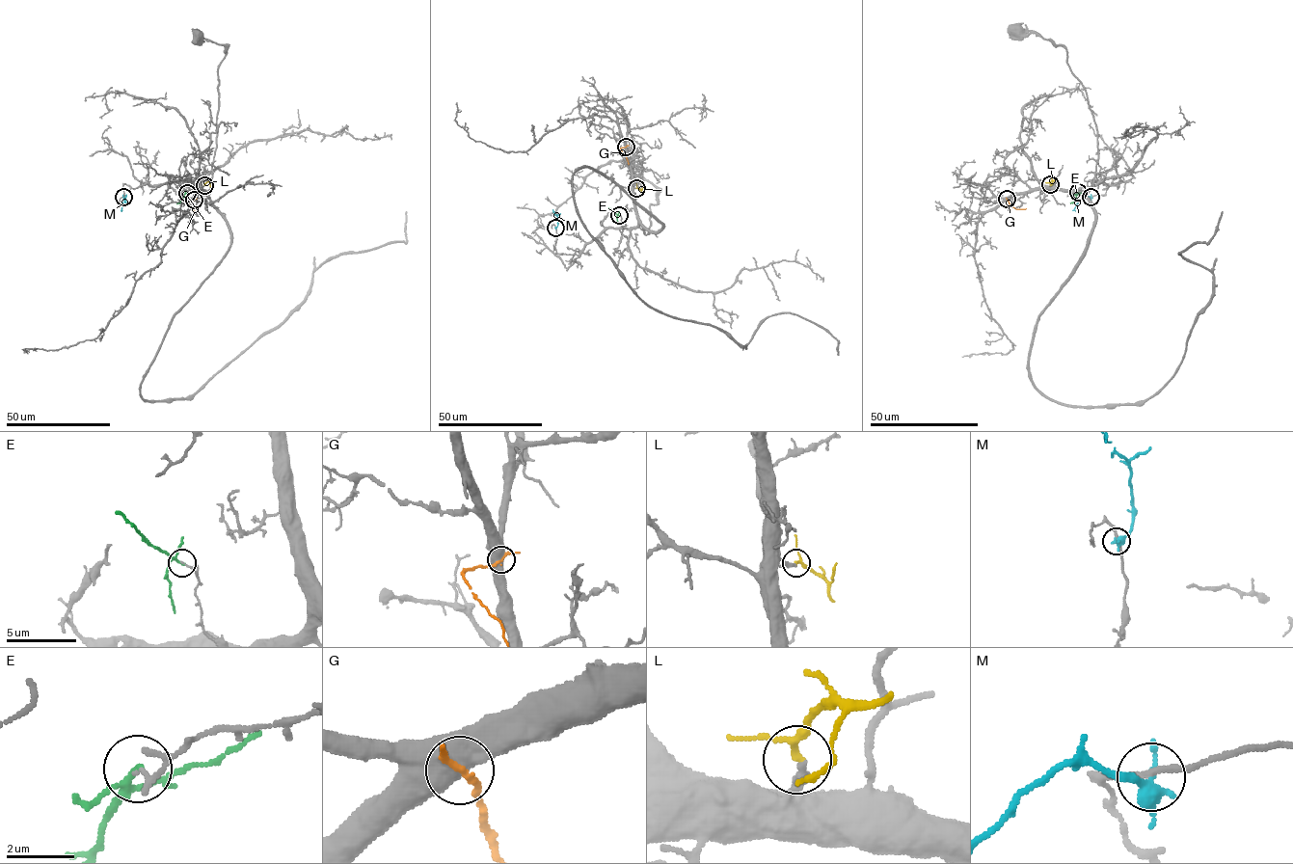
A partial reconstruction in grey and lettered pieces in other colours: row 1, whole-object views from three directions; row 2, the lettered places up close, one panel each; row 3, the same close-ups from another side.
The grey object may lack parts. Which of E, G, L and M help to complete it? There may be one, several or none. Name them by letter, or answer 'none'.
L

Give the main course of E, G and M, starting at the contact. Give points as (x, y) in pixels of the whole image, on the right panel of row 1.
E: (1078, 192), (1070, 203)
G: (1007, 200), (1017, 209), (1026, 208)
M: (1090, 197), (1085, 196), (1072, 210)

